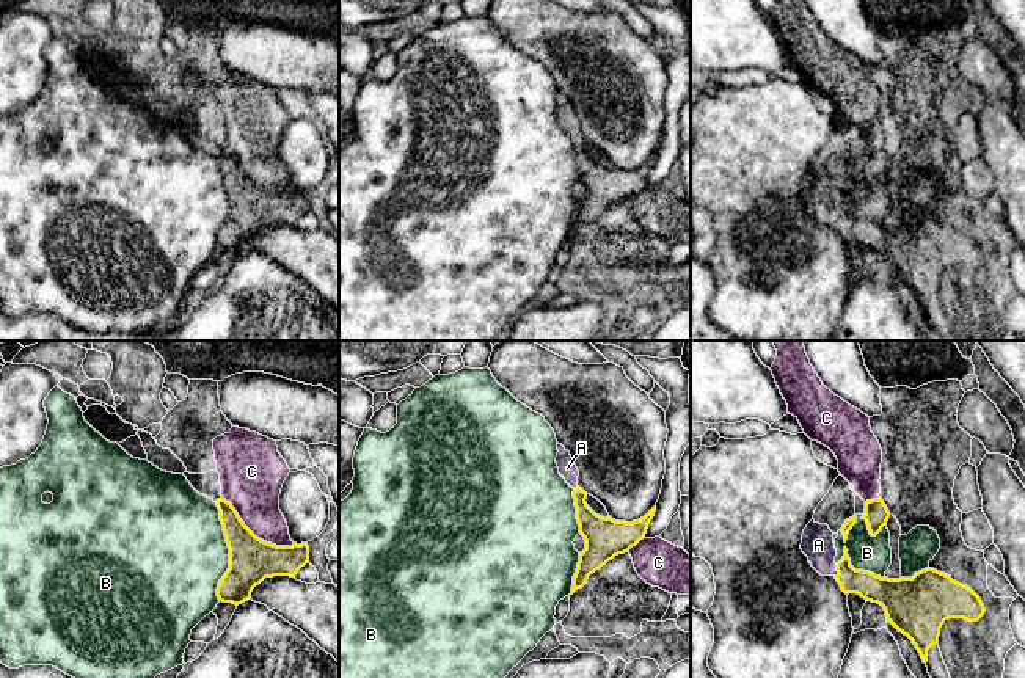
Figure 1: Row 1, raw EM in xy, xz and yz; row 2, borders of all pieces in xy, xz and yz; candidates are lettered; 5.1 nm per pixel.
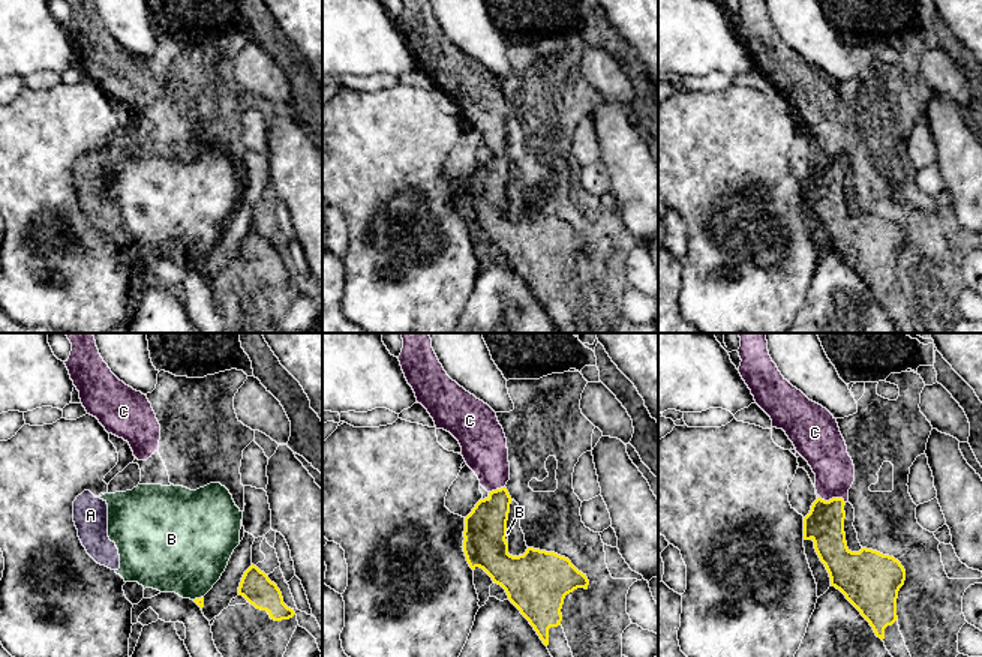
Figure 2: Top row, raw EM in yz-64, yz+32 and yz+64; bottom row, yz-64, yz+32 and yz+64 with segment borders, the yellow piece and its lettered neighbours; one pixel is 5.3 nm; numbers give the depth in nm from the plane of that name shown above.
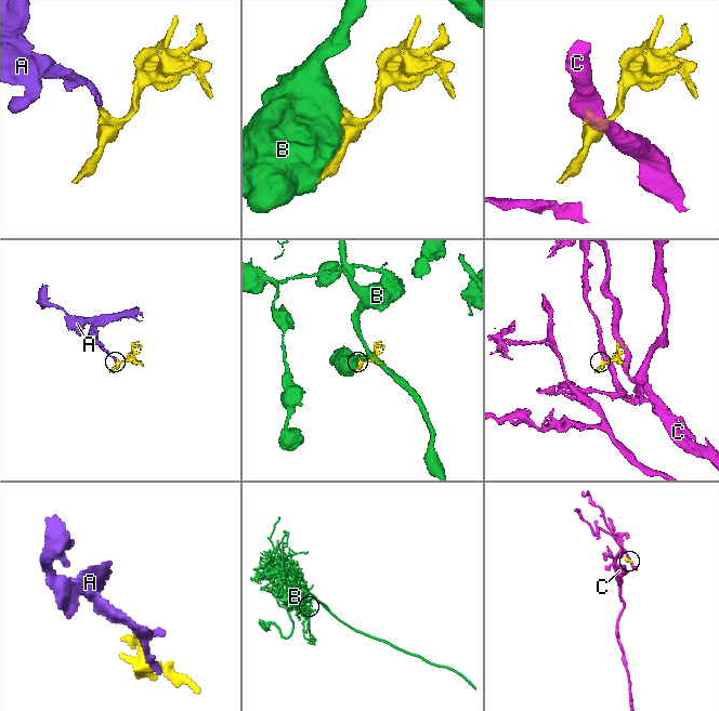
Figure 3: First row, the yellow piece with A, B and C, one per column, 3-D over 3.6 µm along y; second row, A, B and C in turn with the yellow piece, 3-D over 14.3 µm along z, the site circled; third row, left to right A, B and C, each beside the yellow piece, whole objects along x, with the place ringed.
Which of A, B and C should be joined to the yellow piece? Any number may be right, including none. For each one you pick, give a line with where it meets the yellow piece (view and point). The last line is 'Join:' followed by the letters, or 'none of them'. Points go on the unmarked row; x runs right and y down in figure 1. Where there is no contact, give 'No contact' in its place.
A: Touches yellow at yz (837, 218)
Join: A

